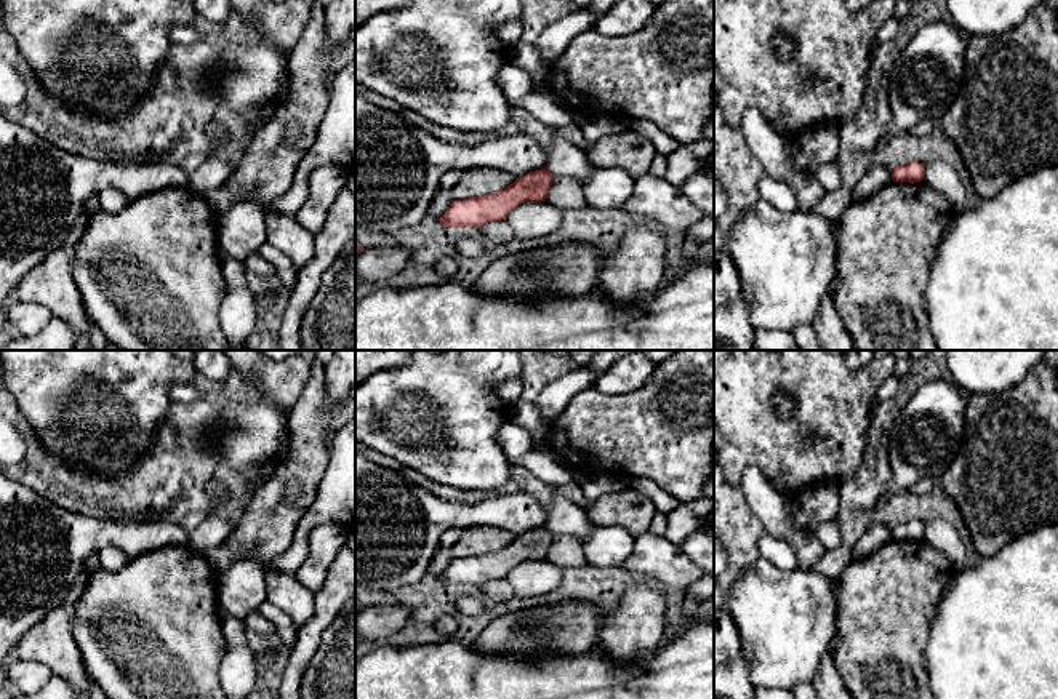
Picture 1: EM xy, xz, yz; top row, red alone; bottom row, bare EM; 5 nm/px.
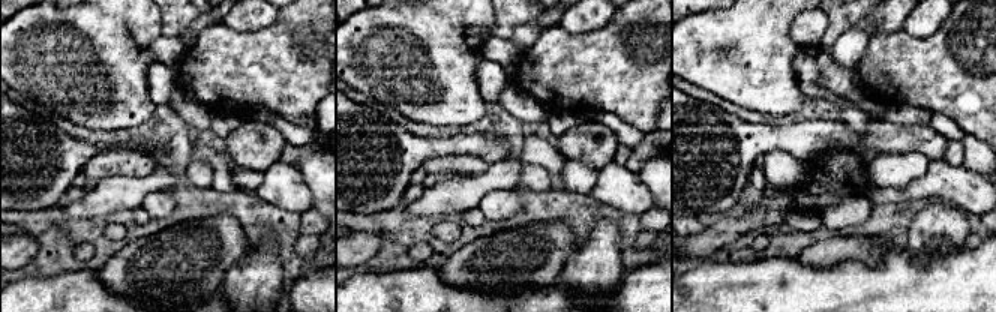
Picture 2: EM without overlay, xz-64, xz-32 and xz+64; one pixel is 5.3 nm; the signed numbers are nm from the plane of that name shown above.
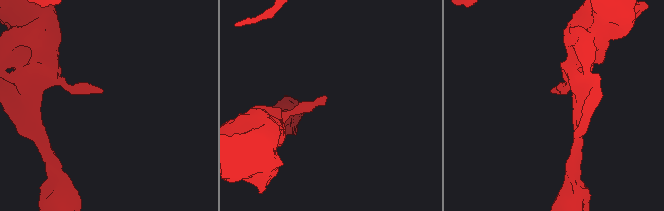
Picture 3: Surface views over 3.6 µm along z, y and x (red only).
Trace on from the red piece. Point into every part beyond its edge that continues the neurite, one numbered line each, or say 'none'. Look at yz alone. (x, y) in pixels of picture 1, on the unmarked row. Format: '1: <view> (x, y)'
none

